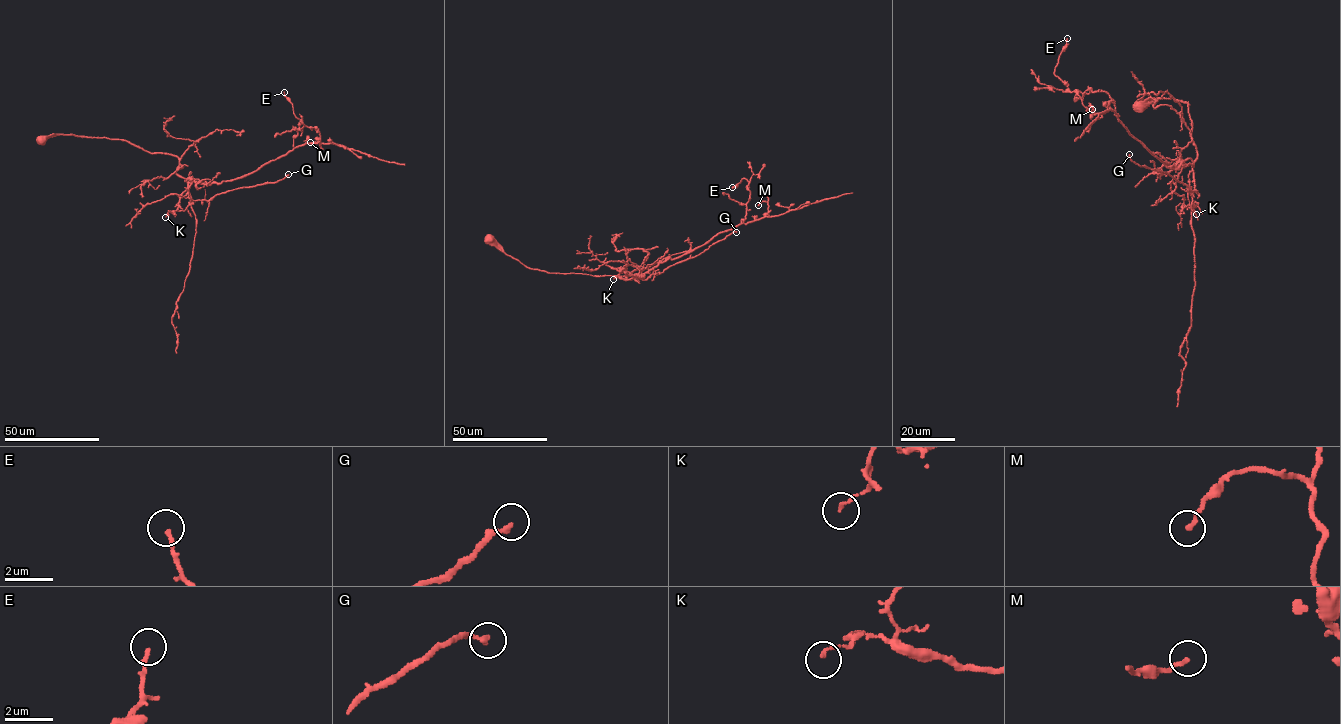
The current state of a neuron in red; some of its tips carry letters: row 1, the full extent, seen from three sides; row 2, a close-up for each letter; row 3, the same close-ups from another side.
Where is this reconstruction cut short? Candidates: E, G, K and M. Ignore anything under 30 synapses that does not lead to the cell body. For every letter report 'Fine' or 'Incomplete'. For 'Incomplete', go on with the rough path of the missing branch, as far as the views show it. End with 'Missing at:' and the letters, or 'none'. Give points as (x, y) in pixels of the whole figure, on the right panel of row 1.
E: Fine
G: Fine
K: Fine
M: Fine
Missing at: none

